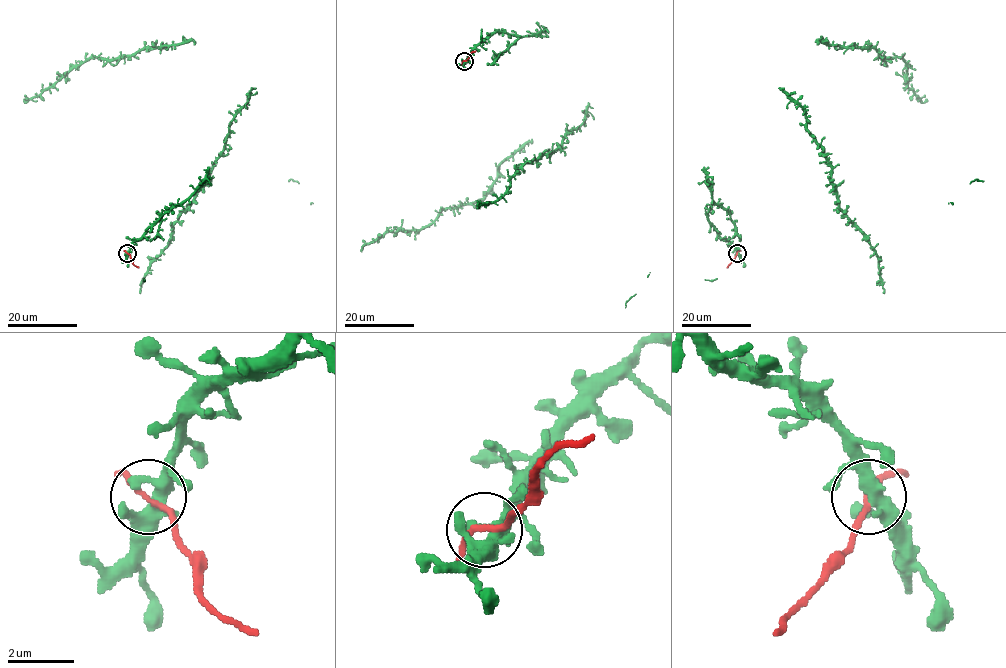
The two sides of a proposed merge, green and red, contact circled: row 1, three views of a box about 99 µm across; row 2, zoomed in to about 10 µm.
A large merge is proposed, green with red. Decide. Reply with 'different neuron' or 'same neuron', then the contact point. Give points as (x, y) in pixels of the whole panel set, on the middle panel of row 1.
same neuron | (464, 61)

